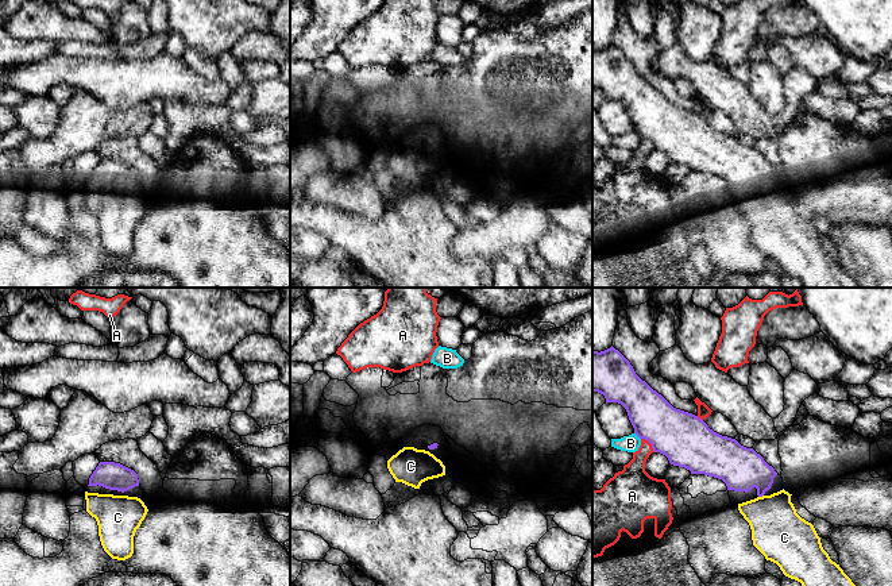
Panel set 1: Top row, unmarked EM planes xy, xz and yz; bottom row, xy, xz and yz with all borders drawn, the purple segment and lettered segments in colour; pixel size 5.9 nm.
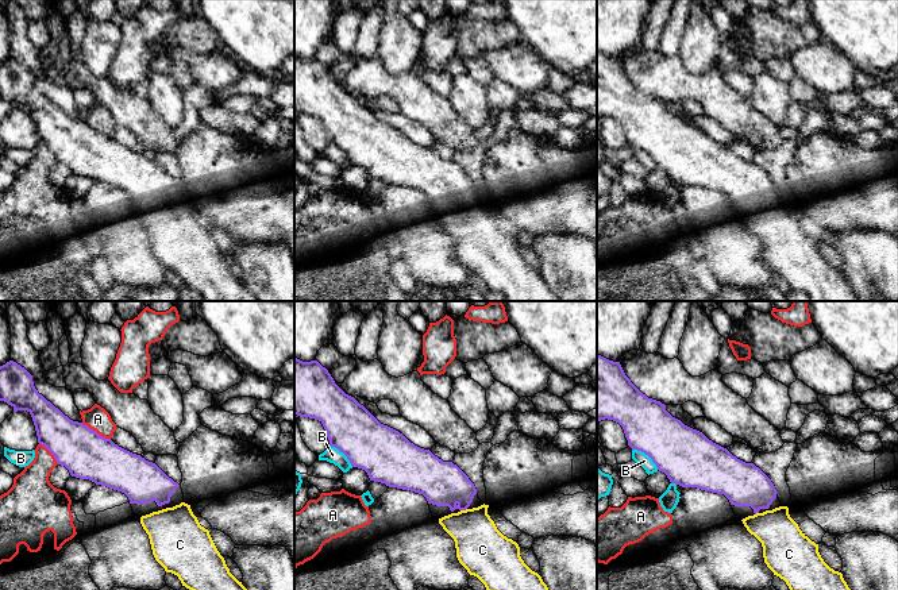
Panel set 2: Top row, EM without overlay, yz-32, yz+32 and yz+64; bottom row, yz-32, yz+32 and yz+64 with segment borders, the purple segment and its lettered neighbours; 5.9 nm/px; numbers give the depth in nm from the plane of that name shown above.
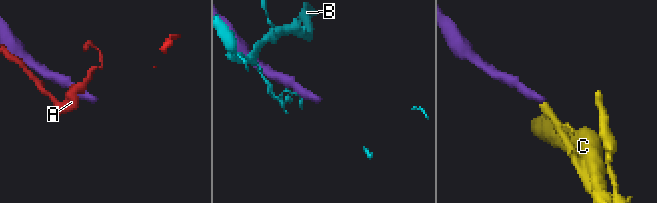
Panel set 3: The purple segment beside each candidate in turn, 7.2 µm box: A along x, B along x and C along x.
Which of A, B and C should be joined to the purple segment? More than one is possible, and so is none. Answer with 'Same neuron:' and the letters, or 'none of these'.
Same neuron: C

